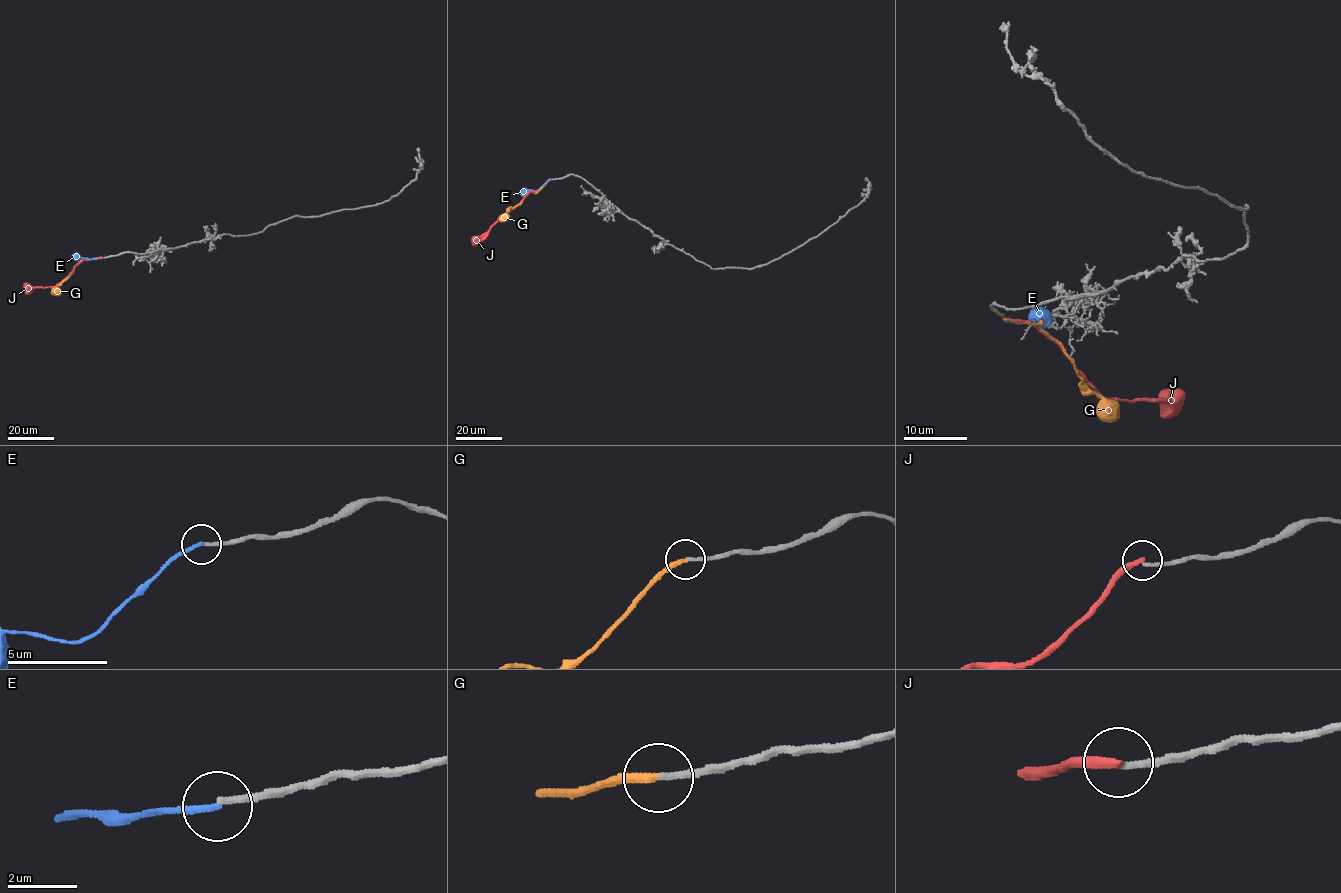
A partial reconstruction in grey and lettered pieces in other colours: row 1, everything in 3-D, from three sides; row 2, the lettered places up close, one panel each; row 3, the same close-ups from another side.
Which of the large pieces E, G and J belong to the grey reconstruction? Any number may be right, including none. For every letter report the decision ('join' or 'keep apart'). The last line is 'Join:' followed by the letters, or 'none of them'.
E: keep apart
G: join
J: keep apart
Join: G

